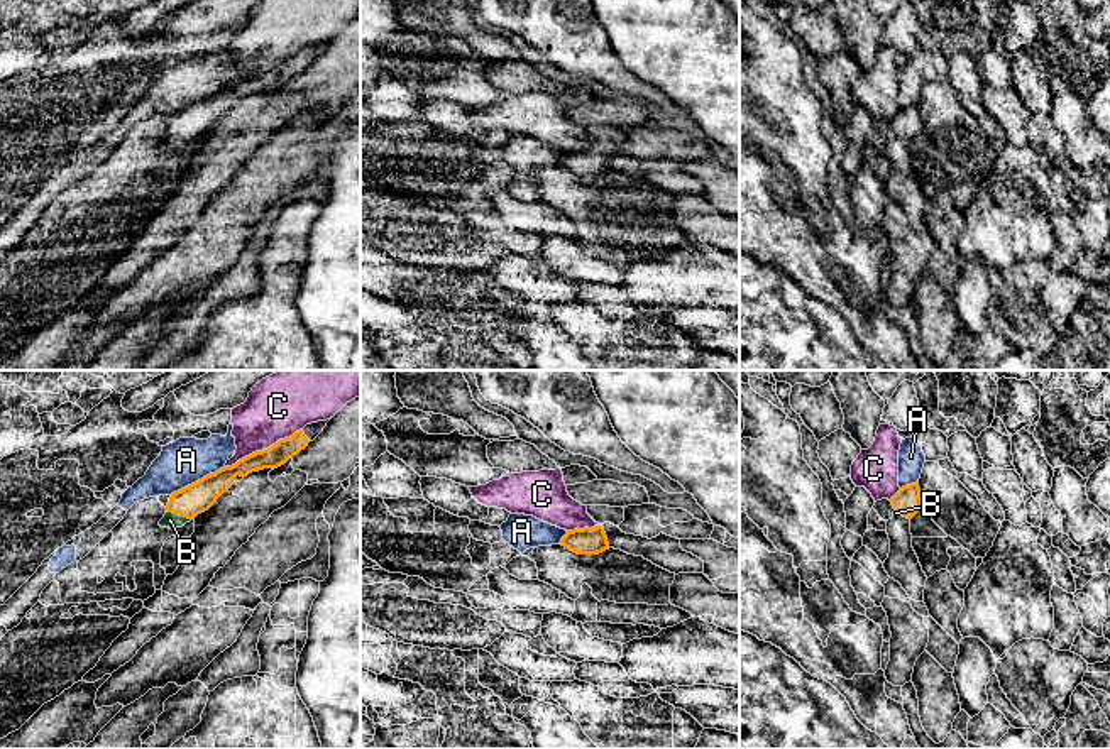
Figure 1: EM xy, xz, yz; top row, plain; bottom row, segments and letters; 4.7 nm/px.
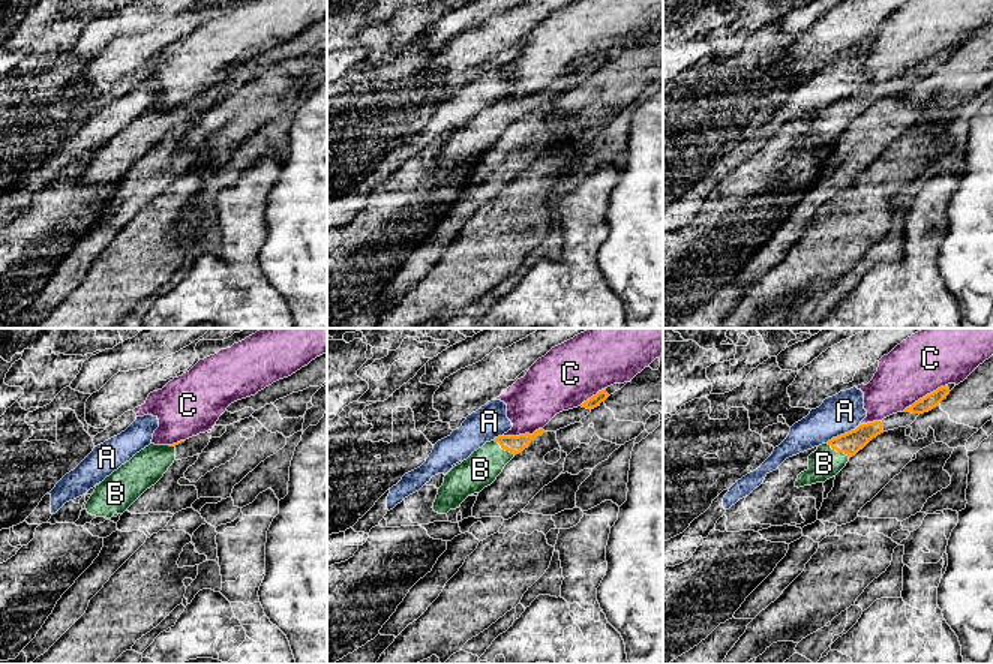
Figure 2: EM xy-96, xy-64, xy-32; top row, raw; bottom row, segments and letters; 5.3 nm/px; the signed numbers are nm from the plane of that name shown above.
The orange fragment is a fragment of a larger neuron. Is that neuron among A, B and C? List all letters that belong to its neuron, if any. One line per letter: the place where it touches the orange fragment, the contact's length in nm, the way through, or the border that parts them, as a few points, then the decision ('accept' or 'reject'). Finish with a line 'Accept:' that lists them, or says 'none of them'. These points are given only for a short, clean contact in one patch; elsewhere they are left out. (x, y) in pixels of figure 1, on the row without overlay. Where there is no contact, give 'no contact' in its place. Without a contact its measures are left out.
A: xy (198, 102) | 300 nm | reject
B: xy (178, 134) | 130 nm | across xy (200, 117), (178, 134), (170, 141) | accept
C: xy (263, 71) | 400 nm | reject
Accept: B

